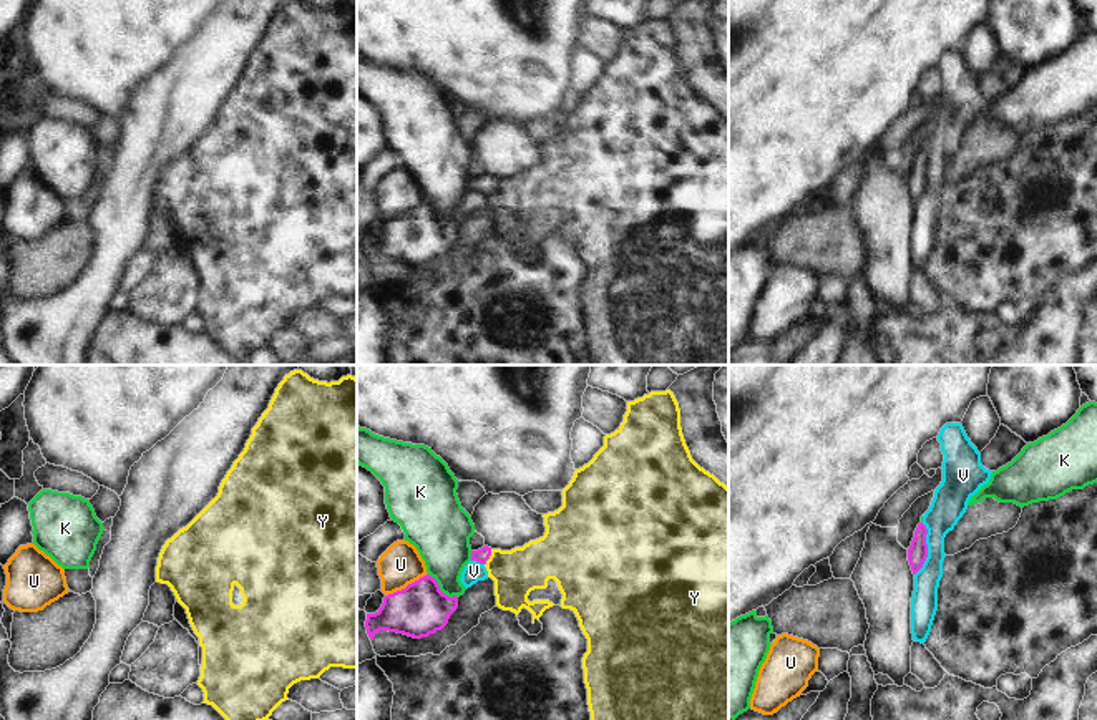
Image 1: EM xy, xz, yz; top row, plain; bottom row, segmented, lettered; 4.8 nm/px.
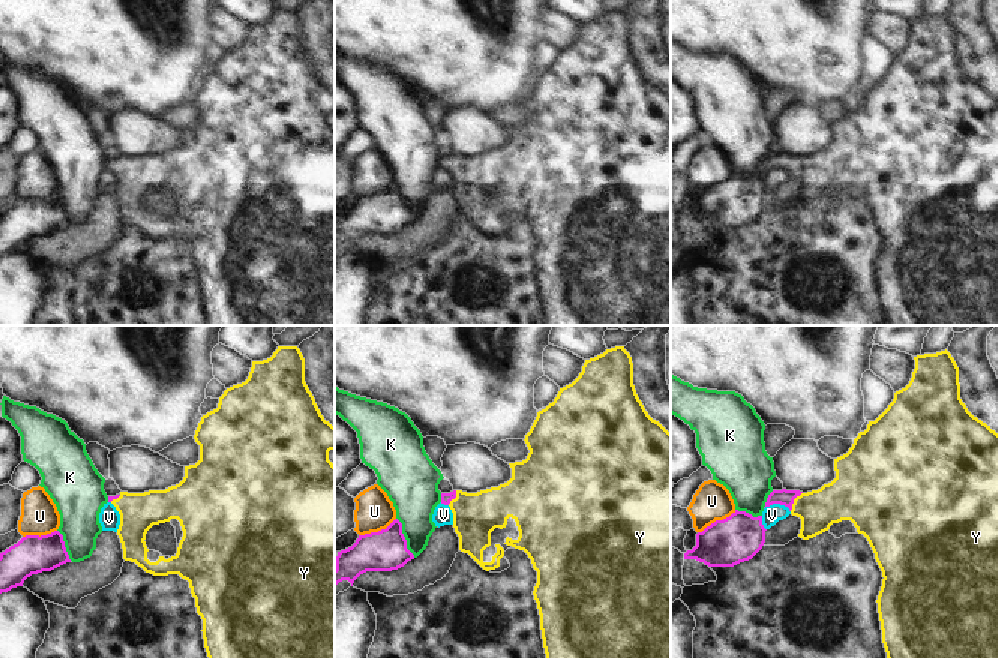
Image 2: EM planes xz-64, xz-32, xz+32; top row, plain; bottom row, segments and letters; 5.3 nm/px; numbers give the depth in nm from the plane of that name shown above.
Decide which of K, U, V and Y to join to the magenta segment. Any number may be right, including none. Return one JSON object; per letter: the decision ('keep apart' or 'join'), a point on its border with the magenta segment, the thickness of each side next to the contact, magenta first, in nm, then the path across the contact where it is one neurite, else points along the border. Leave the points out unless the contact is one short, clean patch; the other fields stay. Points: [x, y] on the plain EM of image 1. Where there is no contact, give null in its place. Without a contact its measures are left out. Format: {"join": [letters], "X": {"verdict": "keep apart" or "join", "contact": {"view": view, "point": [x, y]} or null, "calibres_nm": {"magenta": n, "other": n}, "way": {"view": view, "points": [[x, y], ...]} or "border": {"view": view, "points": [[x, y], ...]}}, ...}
{"join": ["Y"], "K": {"verdict": "keep apart", "contact": {"view": "xz", "point": [438, 218]}, "calibres_nm": {"magenta": 260, "other": 260}, "border": {"view": "xz", "points": [[427, 203], [443, 221], [457, 226]]}}, "U": {"verdict": "keep apart", "contact": {"view": "xz", "point": [407, 214]}, "calibres_nm": {"magenta": 260, "other": 200}, "border": {"view": "xz", "points": [[427, 201], [385, 224]]}}, "V": {"verdict": "keep apart", "contact": {"view": "yz", "point": [926, 178]}, "calibres_nm": {"magenta": 100, "other": 160}, "border": {"view": "yz", "points": [[923, 151], [926, 158], [926, 188], [915, 203]]}}, "Y": {"verdict": "join", "contact": {"view": "xz", "point": [488, 186]}, "calibres_nm": {"magenta": 70, "other": 220}, "way": {"view": "xz", "points": [[482, 184], [488, 186], [516, 201]]}}}

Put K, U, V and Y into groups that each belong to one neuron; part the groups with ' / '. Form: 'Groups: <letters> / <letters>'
Groups: K / U / V / Y

